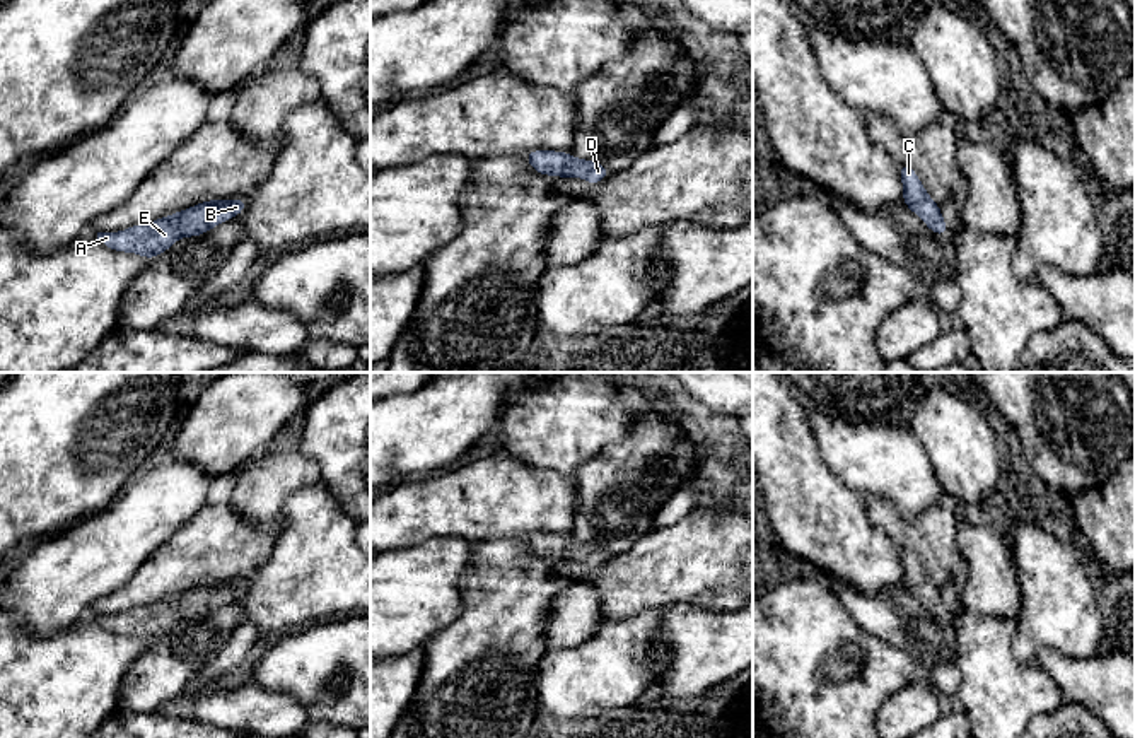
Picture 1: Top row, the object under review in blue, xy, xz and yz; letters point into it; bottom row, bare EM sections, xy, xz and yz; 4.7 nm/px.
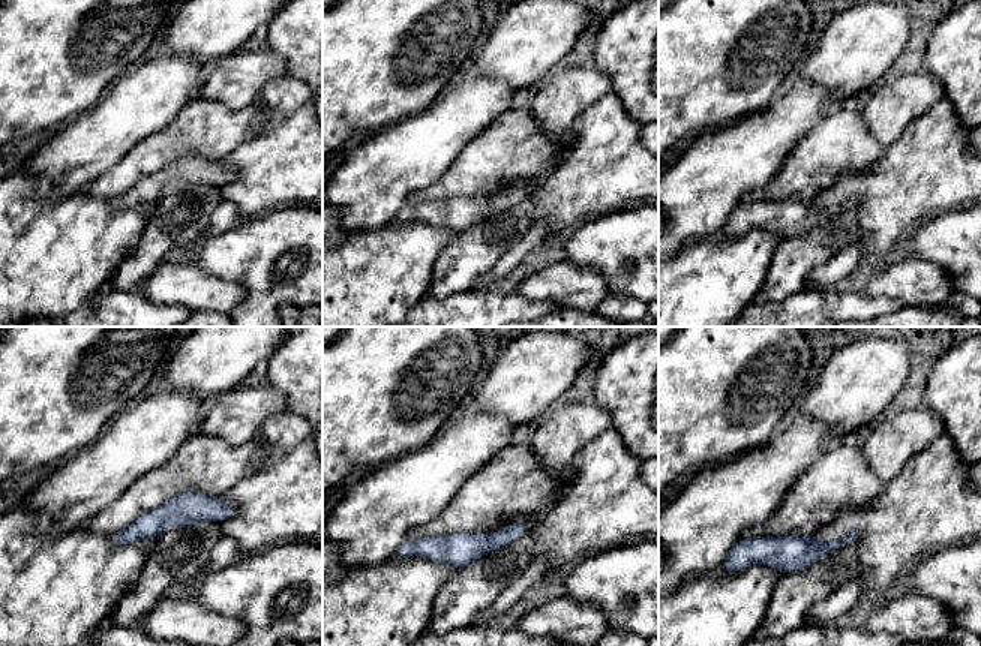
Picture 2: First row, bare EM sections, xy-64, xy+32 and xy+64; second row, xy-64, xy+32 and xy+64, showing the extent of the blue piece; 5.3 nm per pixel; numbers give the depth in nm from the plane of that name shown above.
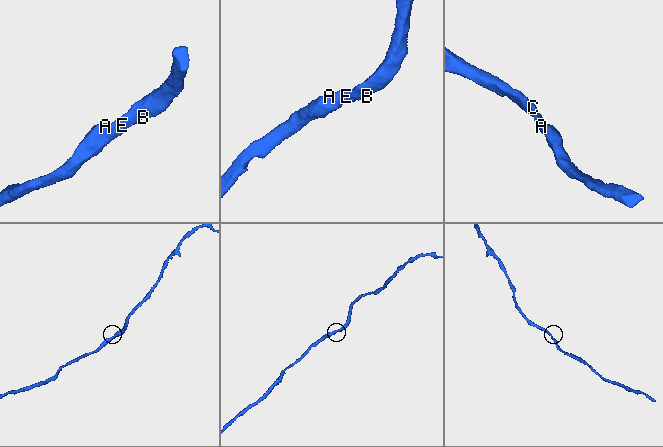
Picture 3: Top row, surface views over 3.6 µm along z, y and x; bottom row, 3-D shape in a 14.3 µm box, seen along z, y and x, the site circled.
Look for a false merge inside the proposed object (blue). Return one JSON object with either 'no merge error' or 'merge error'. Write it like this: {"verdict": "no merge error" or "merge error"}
{"verdict": "no merge error"}

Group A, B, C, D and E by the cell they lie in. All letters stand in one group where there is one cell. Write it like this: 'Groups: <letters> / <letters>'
Groups: A B C D E

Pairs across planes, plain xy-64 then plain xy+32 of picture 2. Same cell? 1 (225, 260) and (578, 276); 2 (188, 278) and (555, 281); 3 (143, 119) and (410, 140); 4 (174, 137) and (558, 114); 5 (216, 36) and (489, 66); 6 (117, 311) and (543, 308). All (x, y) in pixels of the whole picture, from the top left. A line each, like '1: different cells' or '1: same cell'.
1: different cells
2: same cell
3: same cell
4: different cells
5: same cell
6: same cell

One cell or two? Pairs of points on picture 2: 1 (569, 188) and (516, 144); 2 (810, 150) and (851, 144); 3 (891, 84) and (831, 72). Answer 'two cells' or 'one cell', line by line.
1: two cells
2: one cell
3: two cells

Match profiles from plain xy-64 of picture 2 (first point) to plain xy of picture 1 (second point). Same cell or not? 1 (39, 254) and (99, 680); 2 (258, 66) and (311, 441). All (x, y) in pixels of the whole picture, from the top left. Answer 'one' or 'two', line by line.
1: one
2: two

